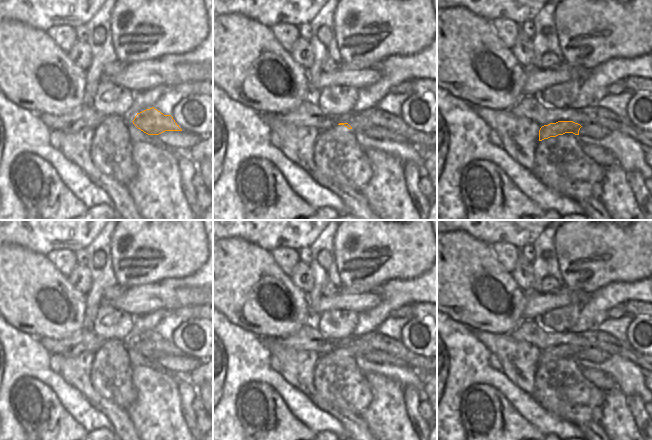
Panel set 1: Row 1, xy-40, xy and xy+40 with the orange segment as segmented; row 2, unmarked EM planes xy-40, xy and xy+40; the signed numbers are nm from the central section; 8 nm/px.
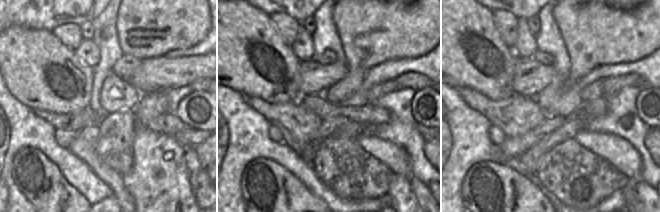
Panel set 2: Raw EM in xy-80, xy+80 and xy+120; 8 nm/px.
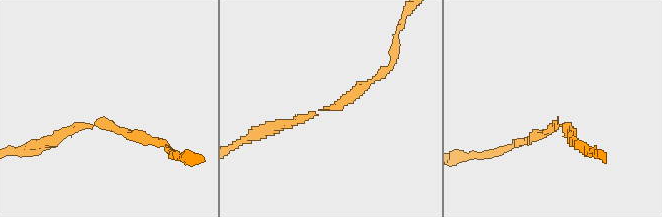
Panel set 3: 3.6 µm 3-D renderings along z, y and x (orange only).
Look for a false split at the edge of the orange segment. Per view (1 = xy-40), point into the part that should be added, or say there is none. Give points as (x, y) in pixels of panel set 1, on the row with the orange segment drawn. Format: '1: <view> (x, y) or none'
1: none

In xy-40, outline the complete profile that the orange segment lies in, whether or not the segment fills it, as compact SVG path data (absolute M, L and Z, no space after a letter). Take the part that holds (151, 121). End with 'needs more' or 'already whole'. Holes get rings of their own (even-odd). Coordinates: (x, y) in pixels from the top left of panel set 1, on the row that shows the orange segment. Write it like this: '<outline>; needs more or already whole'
M154 107L137 113L132 122L148 135L159 135L165 131L182 131L171 115L164 115Z; already whole

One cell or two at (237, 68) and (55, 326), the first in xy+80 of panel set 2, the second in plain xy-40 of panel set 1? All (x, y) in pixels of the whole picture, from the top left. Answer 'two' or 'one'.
one

